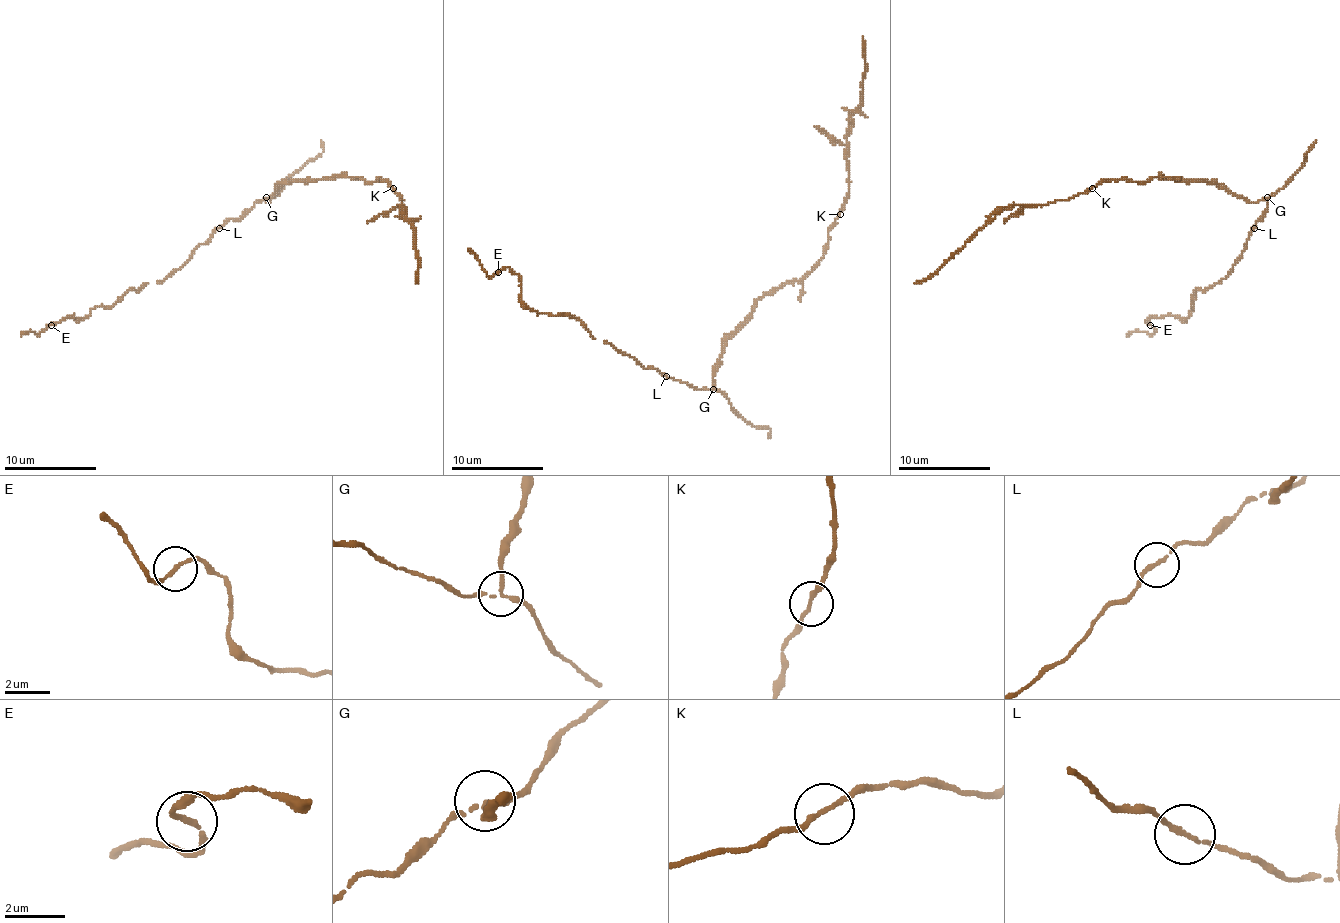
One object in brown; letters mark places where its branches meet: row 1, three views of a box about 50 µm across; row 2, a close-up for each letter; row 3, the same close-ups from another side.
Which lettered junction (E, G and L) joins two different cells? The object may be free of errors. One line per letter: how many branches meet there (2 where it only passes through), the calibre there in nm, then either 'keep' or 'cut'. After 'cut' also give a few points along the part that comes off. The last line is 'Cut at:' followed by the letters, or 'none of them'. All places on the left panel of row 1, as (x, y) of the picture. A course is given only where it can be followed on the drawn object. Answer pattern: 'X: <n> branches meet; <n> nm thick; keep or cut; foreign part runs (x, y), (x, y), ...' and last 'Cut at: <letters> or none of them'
E: 2 branches meet; 150 nm thick; keep
G: 3 branches meet; 150 nm thick; cut; foreign part runs (266, 198), (266, 202), (282, 184), (339, 177), (381, 179), (402, 198), (399, 205), (416, 242), (416, 283)
L: 2 branches meet; 150 nm thick; keep
Cut at: G

